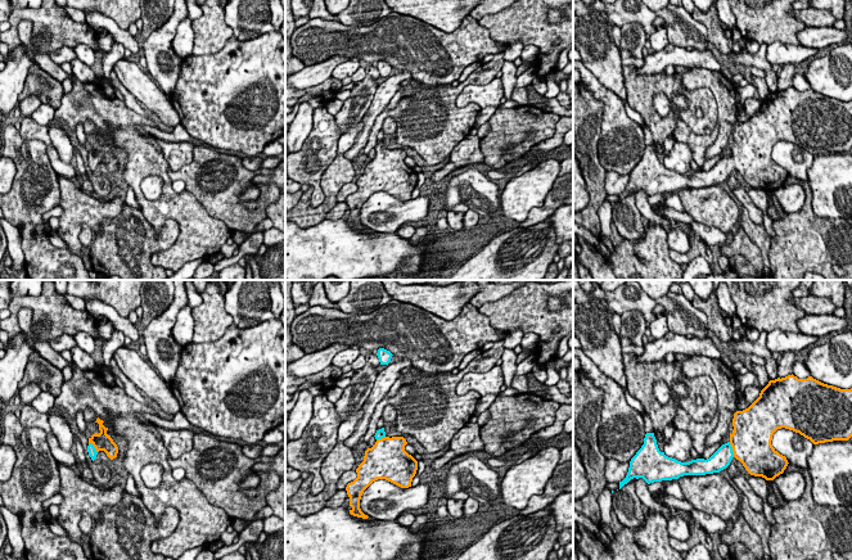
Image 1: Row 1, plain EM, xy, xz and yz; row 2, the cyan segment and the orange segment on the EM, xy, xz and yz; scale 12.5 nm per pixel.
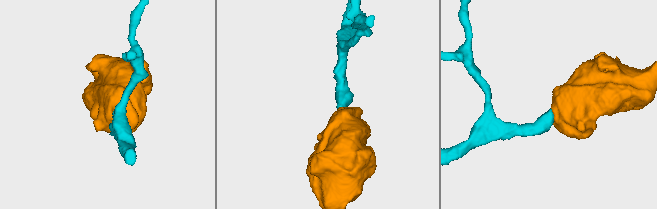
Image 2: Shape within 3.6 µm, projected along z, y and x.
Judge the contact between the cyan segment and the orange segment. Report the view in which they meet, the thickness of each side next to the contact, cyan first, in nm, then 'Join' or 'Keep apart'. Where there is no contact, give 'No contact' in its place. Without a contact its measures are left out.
Touches cyan in yz. Thickness 240 nm (cyan) against 480 nm. Join

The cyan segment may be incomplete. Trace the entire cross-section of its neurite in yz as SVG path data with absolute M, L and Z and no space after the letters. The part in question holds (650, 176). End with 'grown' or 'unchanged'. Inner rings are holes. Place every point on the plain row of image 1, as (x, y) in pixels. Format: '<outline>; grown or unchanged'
M788 87L770 92L761 103L759 109L745 122L736 123L732 131L734 143L730 153L722 157L709 171L697 171L681 175L661 164L654 145L646 145L644 157L630 173L626 190L619 194L619 202L631 191L643 190L648 197L662 193L679 191L684 188L706 188L726 181L731 172L739 172L745 182L754 189L774 193L788 179L785 168L780 167L771 157L777 141L785 140L799 145L813 157L848 153L852 149L852 100L840 101L824 96L812 89L798 91Z; grown

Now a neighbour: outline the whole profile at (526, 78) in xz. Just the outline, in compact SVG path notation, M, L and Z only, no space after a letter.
M529 67L520 76L517 77L515 89L523 89L532 83L536 77L536 68Z

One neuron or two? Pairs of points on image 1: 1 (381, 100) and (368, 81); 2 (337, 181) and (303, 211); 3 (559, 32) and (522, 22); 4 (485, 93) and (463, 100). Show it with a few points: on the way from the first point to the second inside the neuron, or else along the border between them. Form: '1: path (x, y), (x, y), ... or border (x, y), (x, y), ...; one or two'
1: border (378, 85), (363, 120); two
2: path (330, 193), (330, 199), (319, 211), (315, 211); one
3: path (550, 32), (540, 32), (531, 27); one
4: path (479, 94), (468, 95); one

